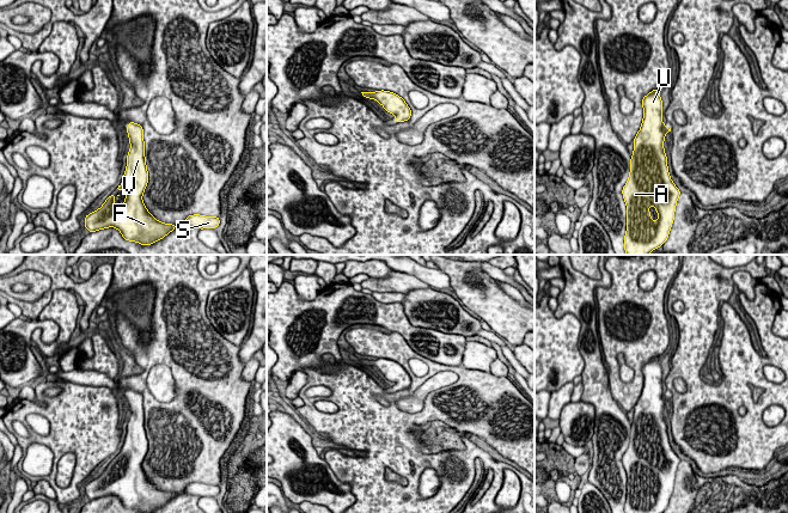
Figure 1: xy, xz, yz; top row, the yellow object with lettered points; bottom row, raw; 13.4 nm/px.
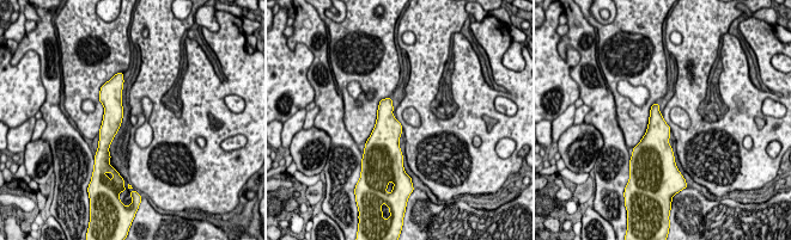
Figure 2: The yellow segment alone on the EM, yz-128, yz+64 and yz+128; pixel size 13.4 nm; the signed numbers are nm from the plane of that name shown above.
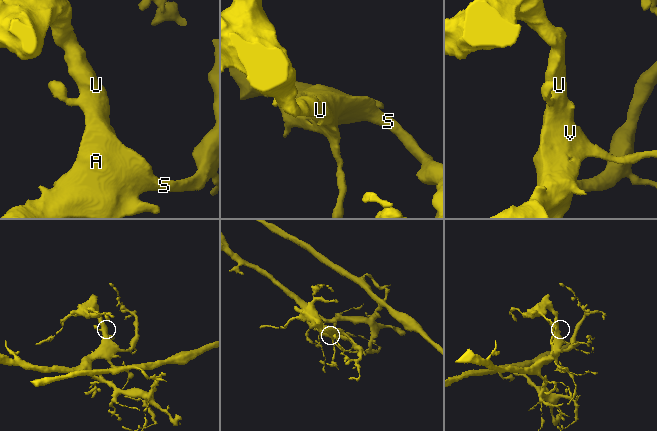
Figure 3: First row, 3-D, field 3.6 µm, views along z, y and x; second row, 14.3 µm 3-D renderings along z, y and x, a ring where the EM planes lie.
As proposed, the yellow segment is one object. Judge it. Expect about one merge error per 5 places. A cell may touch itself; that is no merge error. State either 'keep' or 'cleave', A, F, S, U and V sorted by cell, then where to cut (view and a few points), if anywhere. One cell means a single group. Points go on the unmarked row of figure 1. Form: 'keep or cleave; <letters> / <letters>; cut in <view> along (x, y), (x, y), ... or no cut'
keep; A F S U V; no cut

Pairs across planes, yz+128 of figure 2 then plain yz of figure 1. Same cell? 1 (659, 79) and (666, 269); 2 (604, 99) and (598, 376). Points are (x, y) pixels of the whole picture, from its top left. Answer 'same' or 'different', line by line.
1: same
2: same

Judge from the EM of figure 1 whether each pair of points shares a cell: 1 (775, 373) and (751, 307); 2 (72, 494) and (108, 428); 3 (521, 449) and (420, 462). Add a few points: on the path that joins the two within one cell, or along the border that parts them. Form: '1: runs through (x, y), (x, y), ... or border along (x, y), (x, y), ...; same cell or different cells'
1: border along (767, 364), (763, 367), (763, 376), (775, 384); different cells
2: runs through (78, 477), (84, 468), (91, 445); same cell
3: runs through (484, 429), (441, 415), (410, 425); same cell

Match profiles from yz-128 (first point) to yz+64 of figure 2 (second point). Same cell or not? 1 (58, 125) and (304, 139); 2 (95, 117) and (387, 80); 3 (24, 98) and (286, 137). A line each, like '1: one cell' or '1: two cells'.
1: two cells
2: one cell
3: two cells

